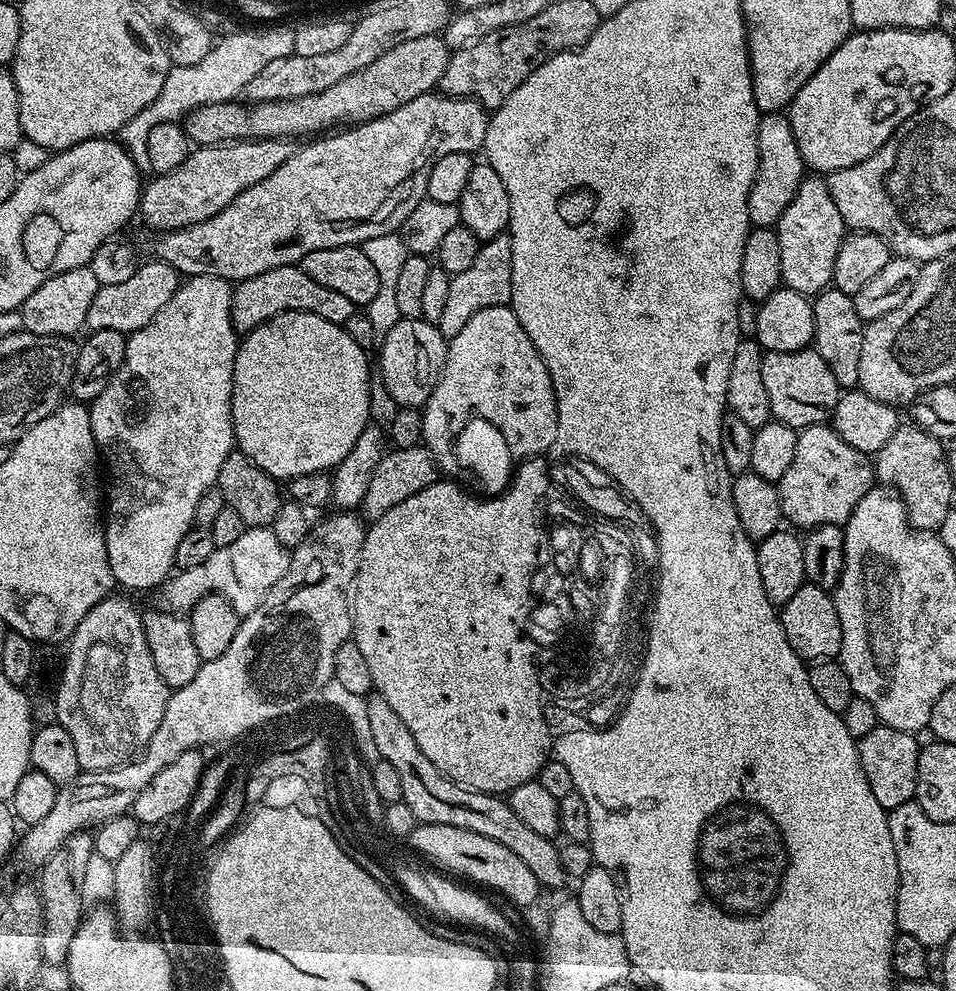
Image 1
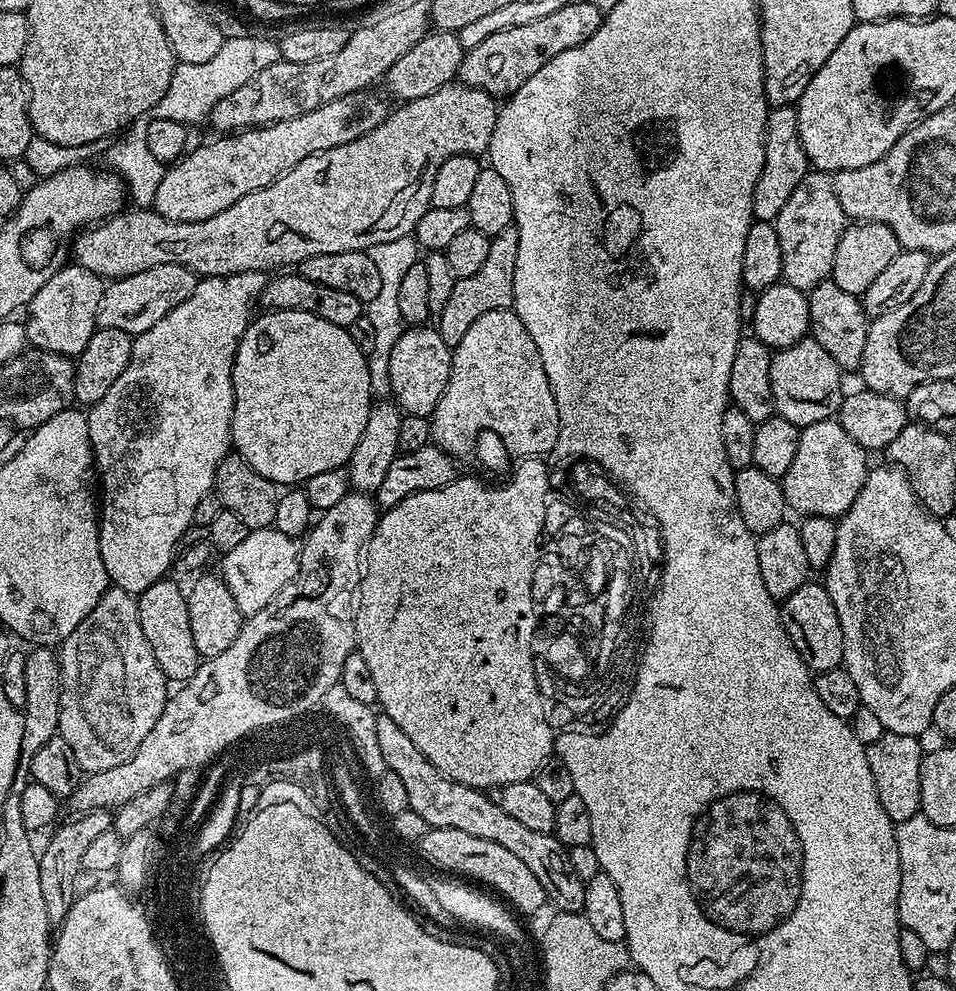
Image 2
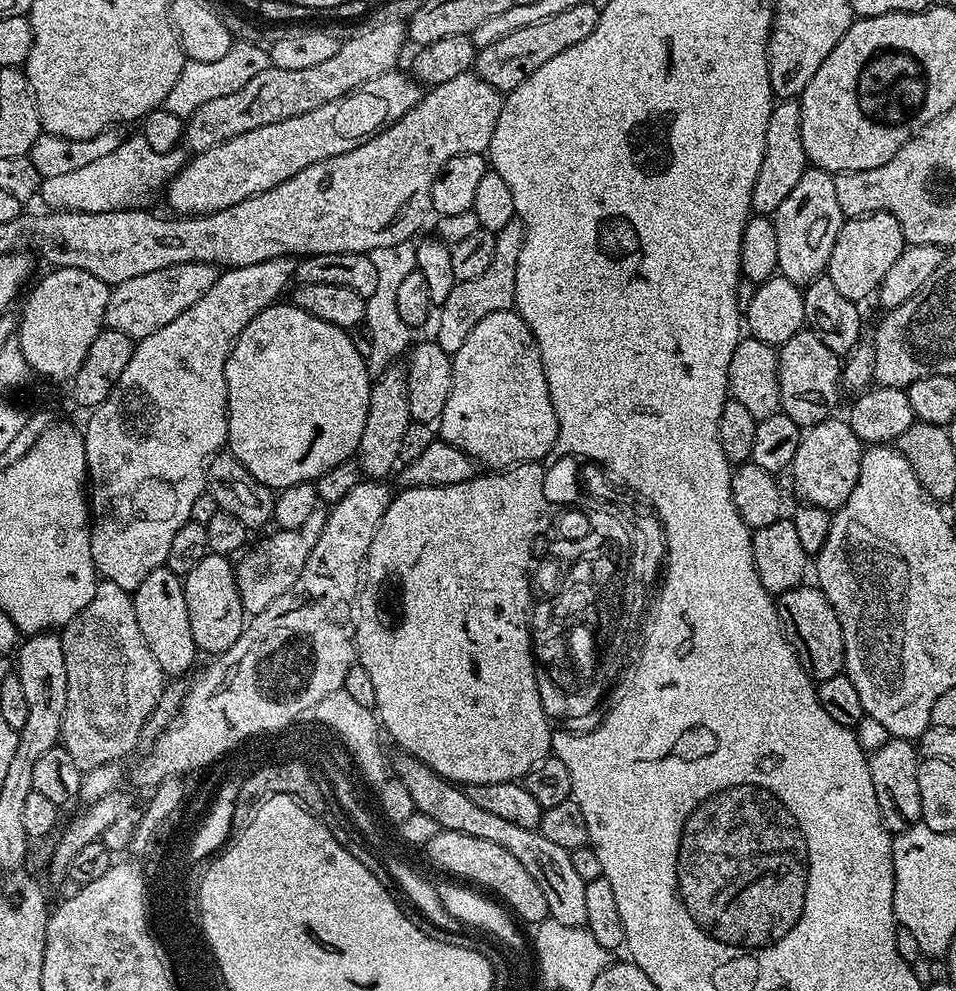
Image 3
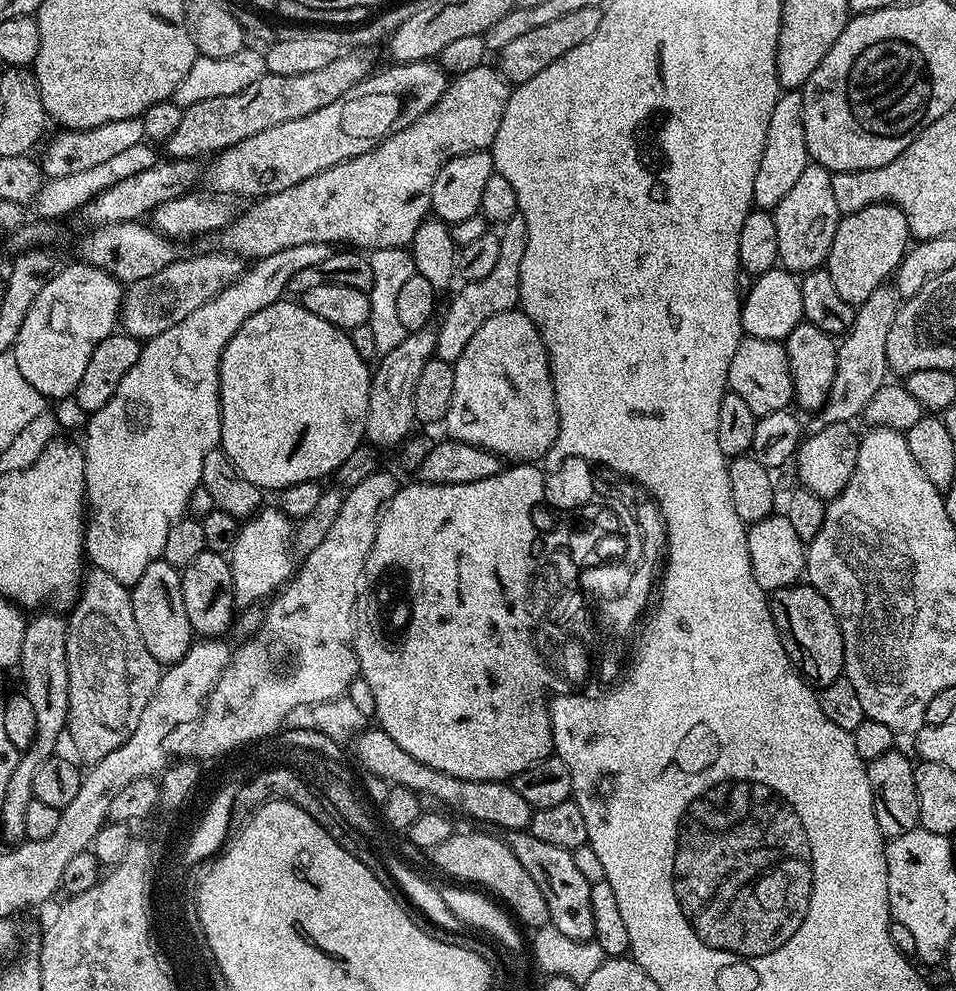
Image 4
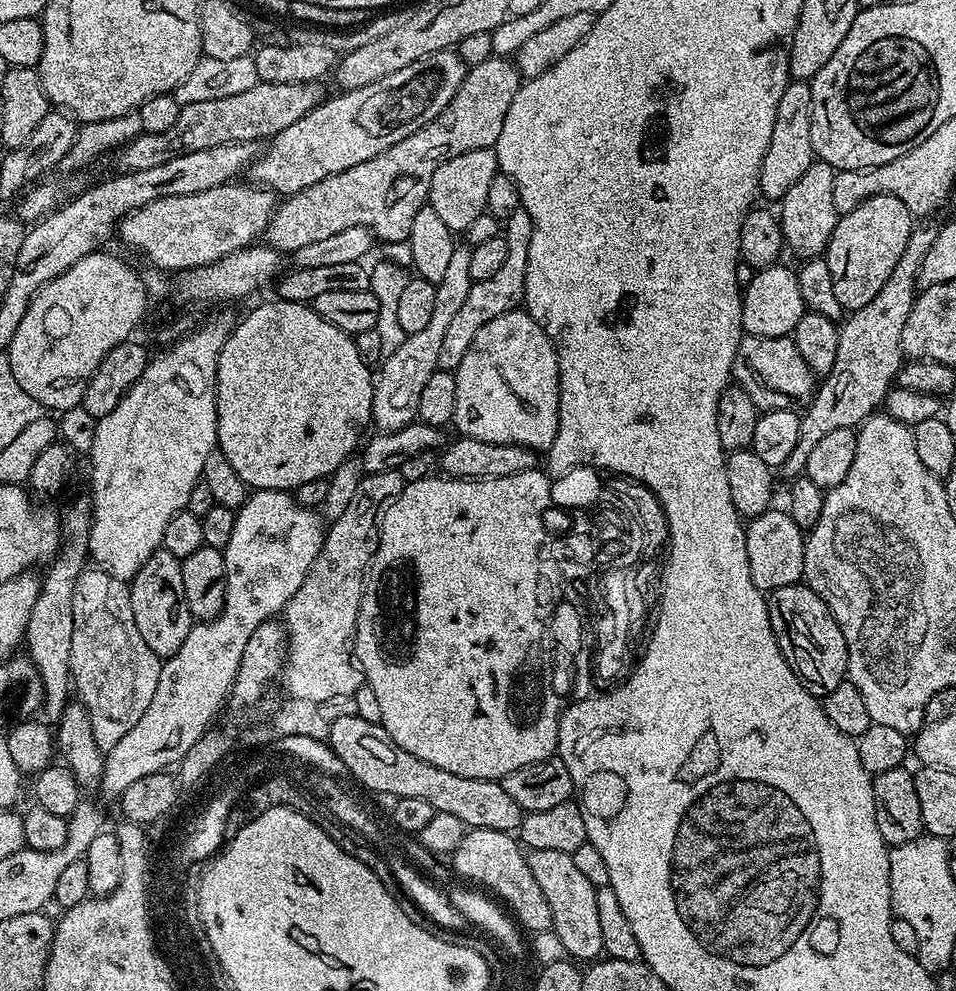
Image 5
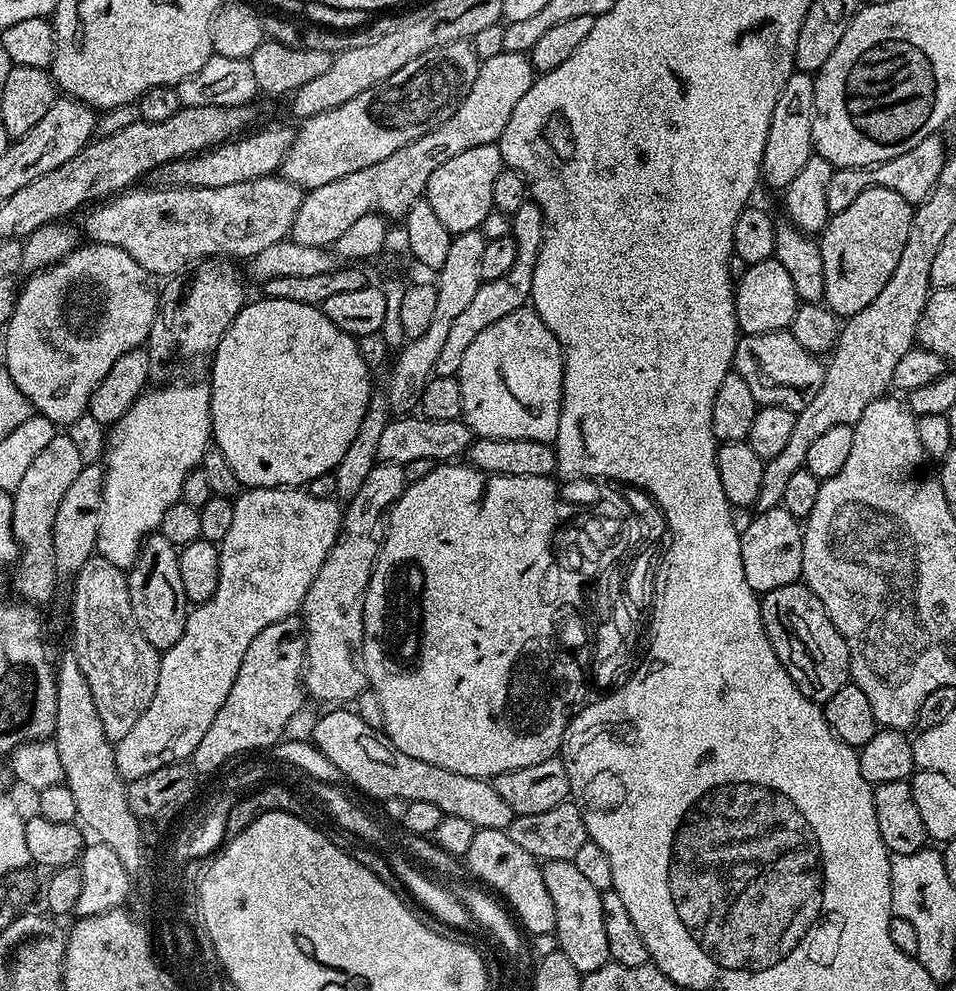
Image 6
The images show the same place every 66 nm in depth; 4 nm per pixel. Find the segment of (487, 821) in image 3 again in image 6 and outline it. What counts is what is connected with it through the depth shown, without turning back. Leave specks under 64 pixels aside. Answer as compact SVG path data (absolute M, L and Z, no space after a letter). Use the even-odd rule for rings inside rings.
M550 860L541 867L542 882L546 882L546 890L554 901L554 918L556 919L556 943L558 951L566 954L573 963L574 970L582 974L597 972L603 964L609 963L608 947L606 946L606 926L602 923L602 893L589 882L578 866L574 866L570 860Z

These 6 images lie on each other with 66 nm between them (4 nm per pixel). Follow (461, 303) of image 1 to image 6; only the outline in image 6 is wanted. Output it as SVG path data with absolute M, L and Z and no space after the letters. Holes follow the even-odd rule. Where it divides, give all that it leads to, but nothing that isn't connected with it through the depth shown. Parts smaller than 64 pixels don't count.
M529 198L514 210L512 215L512 230L510 235L516 243L516 257L514 266L502 274L502 278L494 278L481 283L476 295L468 303L466 310L454 319L454 324L450 327L450 334L447 335L446 342L439 353L436 364L435 375L456 376L462 366L462 358L466 355L466 349L498 318L506 318L506 314L514 314L520 308L525 307L532 299L532 287L534 286L534 266L538 262L538 250L542 248L542 234L544 233L544 219L542 210Z

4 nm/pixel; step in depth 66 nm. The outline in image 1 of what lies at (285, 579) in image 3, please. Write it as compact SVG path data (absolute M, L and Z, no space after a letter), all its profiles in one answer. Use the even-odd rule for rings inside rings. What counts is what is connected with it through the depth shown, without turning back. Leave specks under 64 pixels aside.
M245 527L242 538L230 542L230 546L217 547L214 554L210 554L210 558L202 562L202 566L190 566L165 580L162 585L164 600L168 603L165 605L177 613L184 614L202 597L217 592L219 596L226 597L241 618L247 618L254 610L258 610L262 598L266 598L274 582L284 577L291 561L290 549L282 546L278 538L274 538L271 527Z

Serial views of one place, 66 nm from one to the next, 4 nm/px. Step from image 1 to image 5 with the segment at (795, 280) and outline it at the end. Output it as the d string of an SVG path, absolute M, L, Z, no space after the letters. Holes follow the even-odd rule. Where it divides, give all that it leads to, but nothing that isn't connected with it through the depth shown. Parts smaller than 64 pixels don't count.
M813 159L810 166L806 166L806 174L786 190L783 200L778 204L778 215L784 243L800 255L800 258L820 258L825 255L830 234L834 234L834 226L838 213L834 206L834 178L837 171L826 162Z

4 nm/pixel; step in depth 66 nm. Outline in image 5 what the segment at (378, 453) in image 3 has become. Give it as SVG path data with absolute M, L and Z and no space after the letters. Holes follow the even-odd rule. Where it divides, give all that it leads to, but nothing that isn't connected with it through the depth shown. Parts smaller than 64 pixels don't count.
M455 247L444 277L436 284L433 315L429 325L415 334L405 336L397 350L394 350L393 354L385 356L379 365L373 379L371 398L371 421L374 426L376 424L377 431L393 432L417 419L418 401L422 396L423 387L426 386L427 379L438 370L439 349L442 346L447 327L450 326L451 319L455 314L458 314L459 307L463 305L463 301L469 294L470 286L474 283L470 278L471 249L463 247Z

